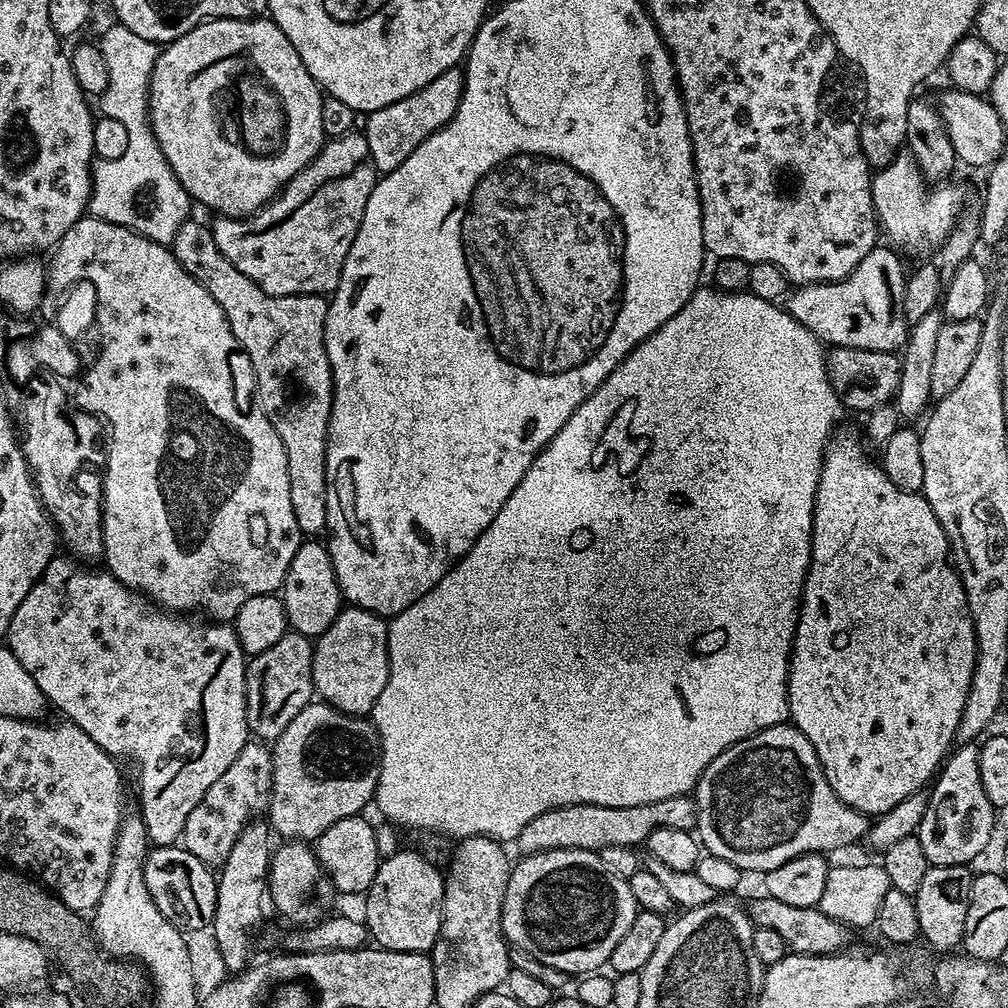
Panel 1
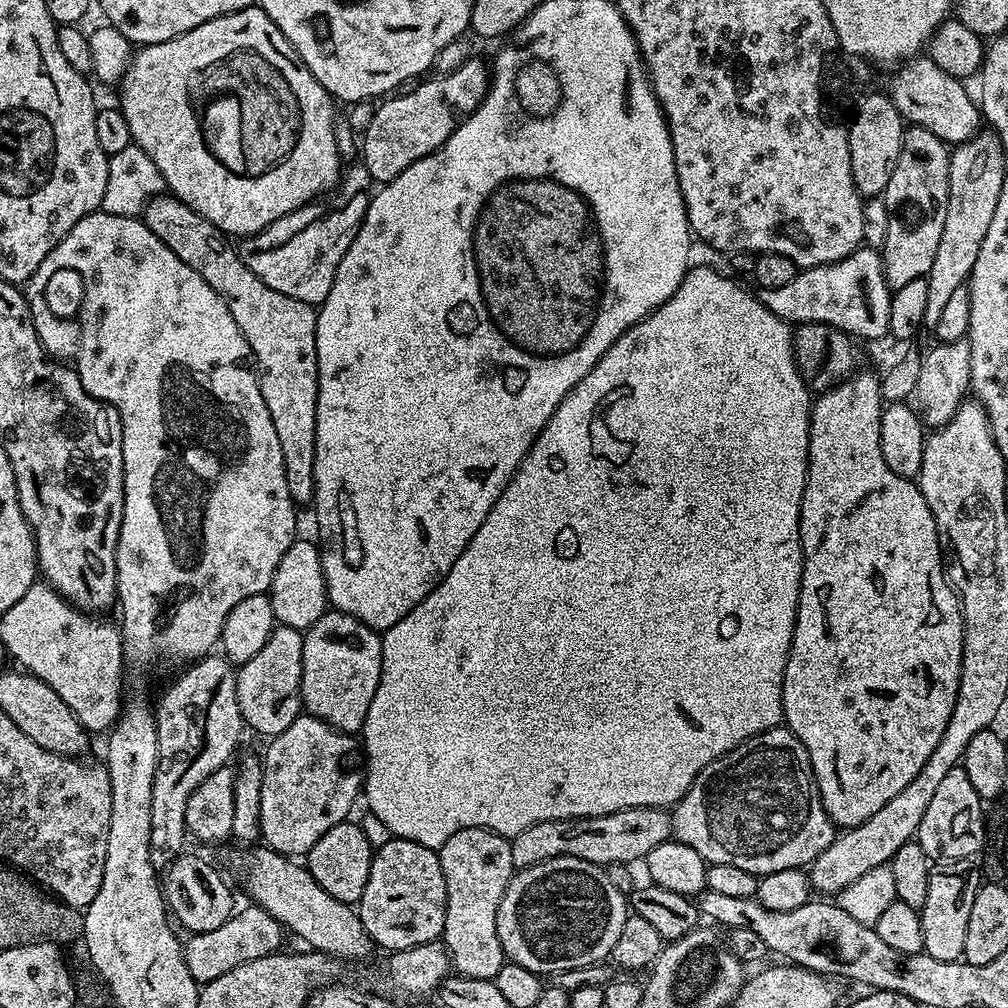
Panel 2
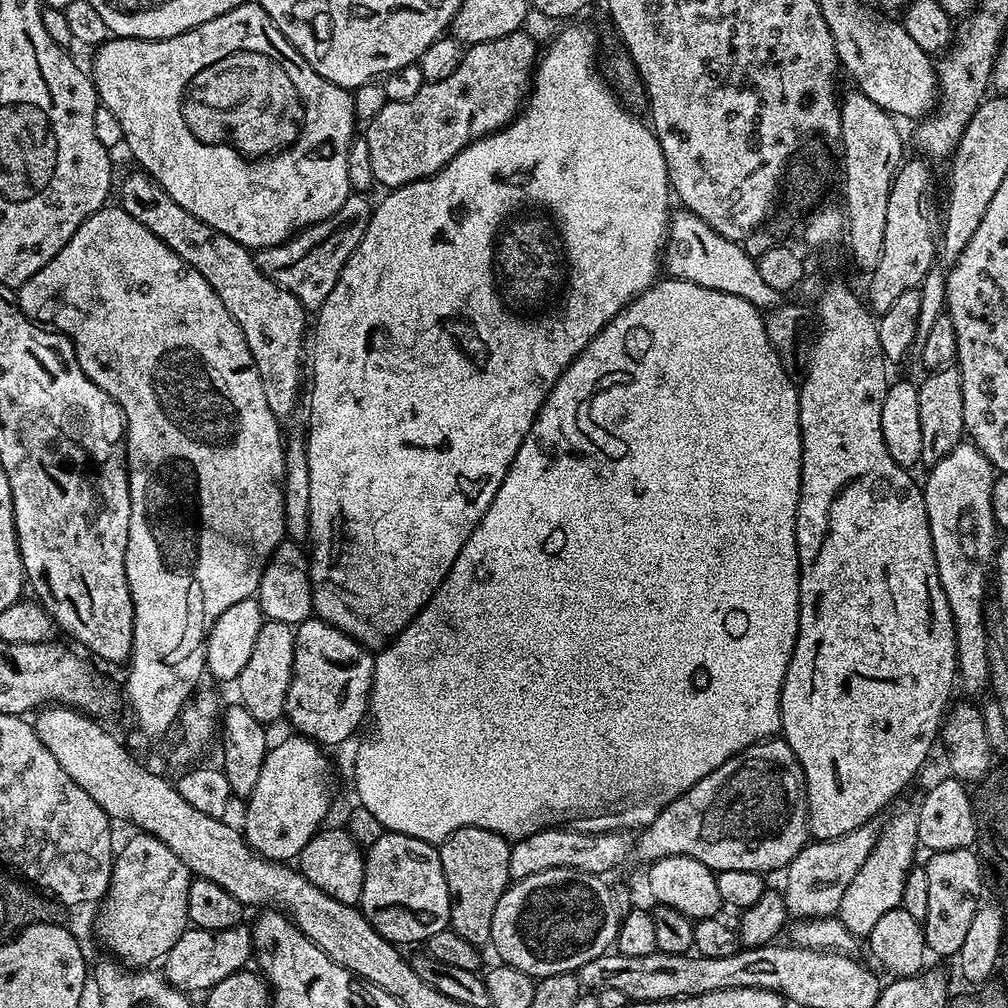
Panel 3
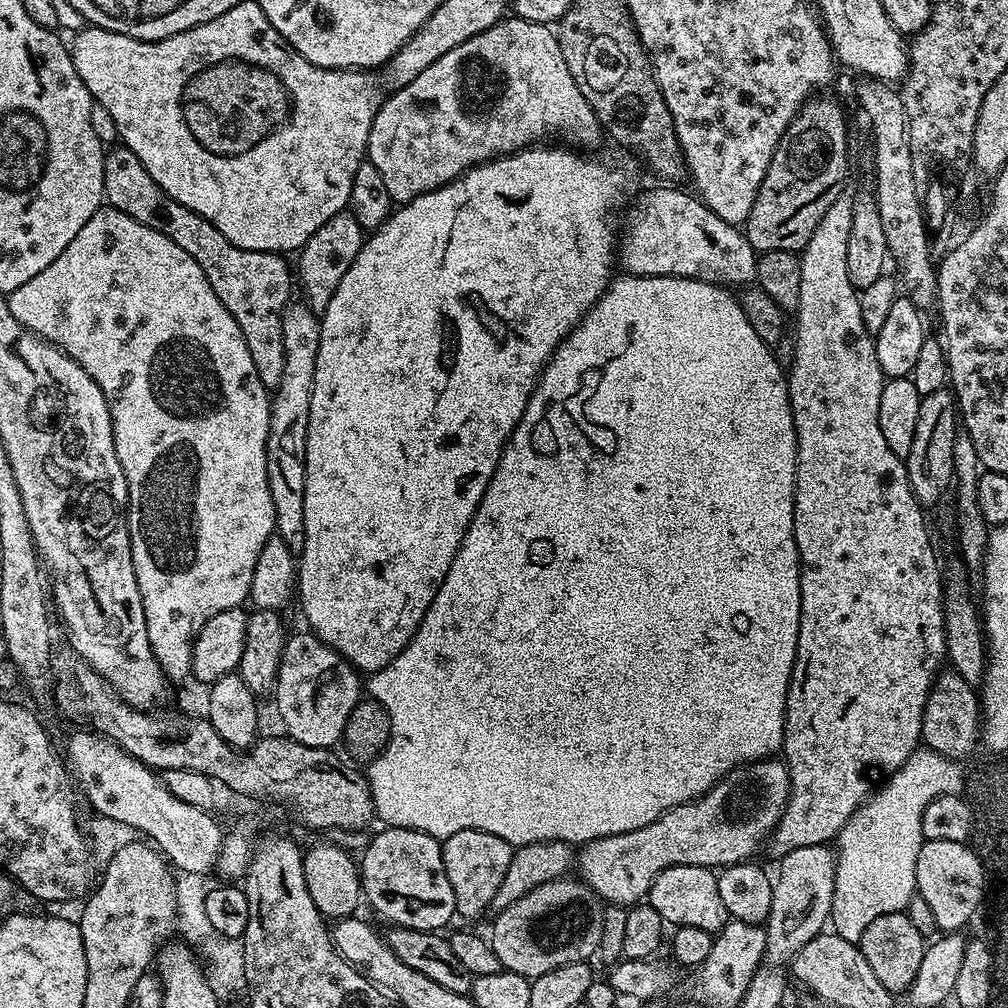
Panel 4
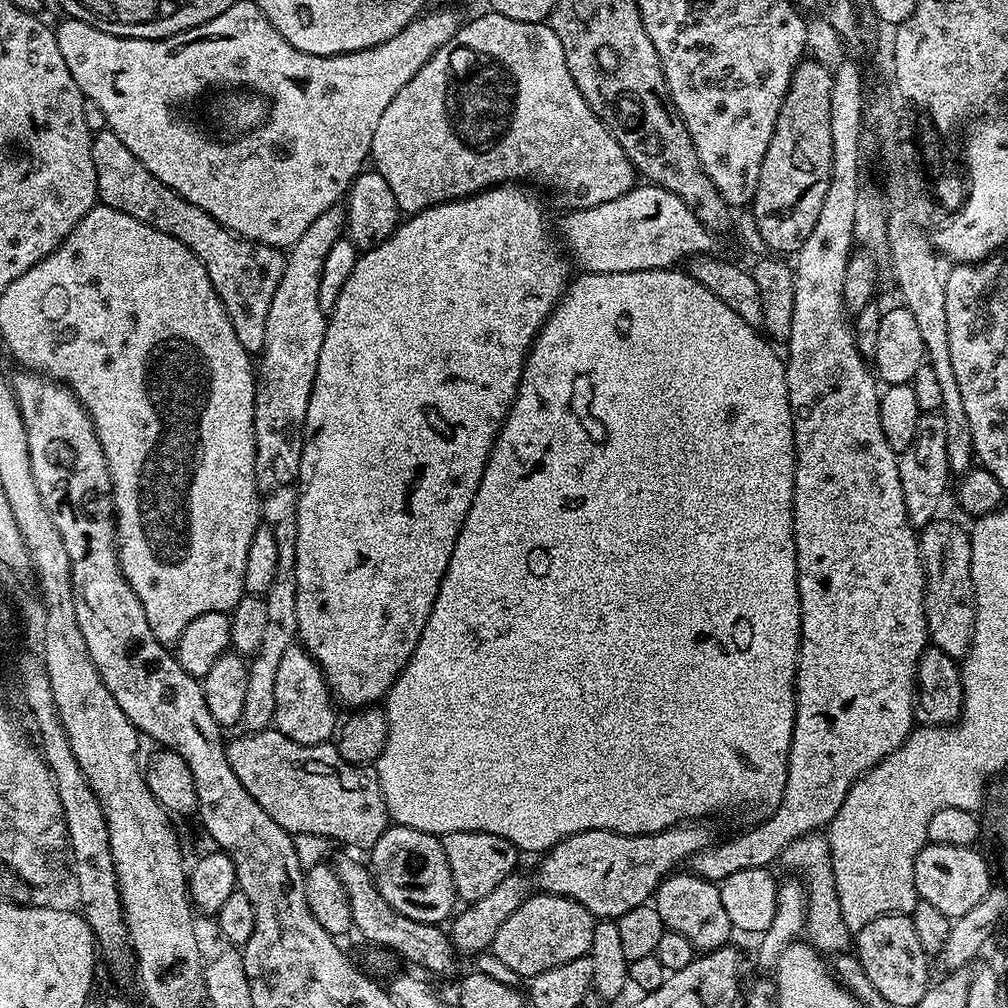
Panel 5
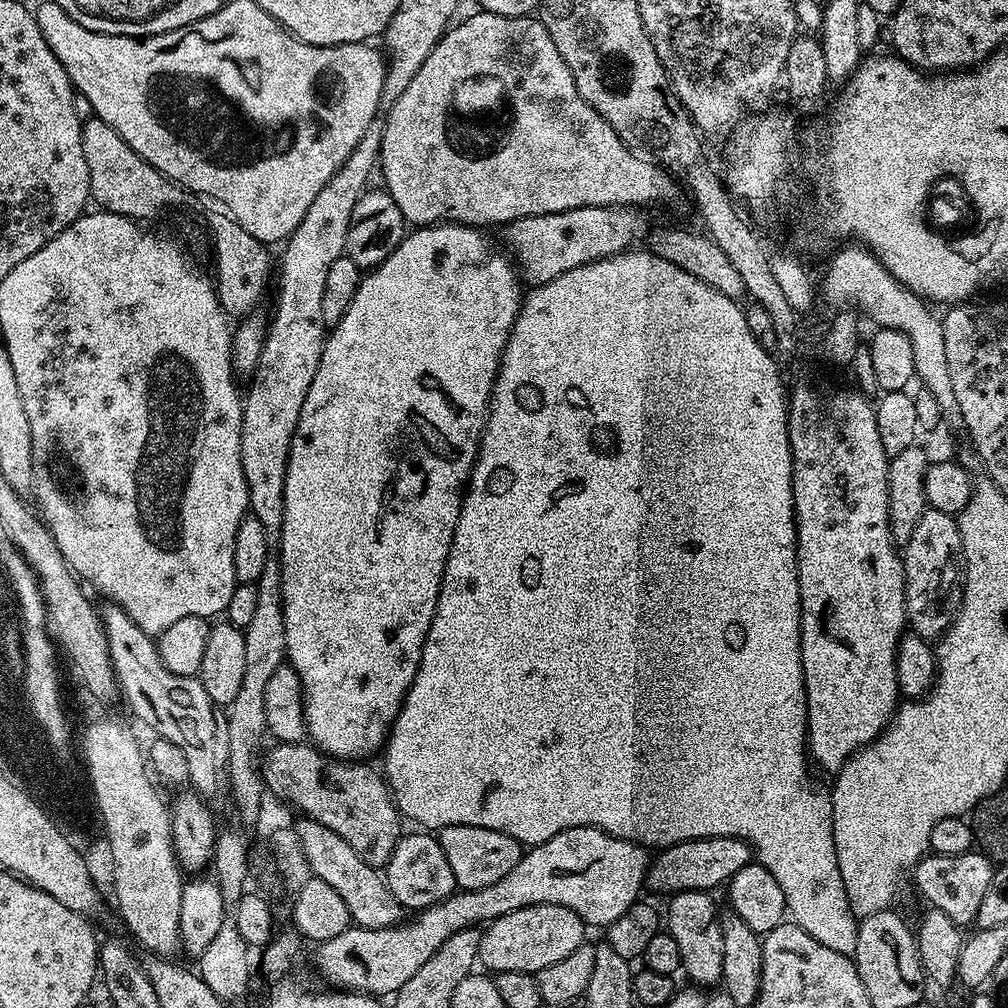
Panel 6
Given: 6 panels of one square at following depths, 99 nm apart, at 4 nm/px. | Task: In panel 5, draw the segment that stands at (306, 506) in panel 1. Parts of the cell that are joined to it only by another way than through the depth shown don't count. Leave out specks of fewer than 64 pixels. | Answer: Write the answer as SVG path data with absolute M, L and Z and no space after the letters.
M111 130L93 135L92 157L99 201L138 218L138 222L154 226L154 230L162 230L162 234L170 234L170 238L178 238L182 246L189 248L198 262L206 266L206 274L210 274L210 282L230 318L230 326L234 326L234 334L238 334L238 342L242 342L250 354L263 353L266 314L270 310L270 302L274 302L274 290L278 290L278 282L282 282L285 253L268 244L245 240L221 226L210 213L186 202L186 198L170 190L170 186L158 182L158 178L142 166L139 158L130 154L122 138Z

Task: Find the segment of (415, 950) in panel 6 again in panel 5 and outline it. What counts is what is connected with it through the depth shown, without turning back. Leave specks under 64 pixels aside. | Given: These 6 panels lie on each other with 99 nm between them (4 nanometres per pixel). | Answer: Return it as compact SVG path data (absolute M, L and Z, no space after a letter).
M685 822L675 824L654 834L641 836L623 836L617 832L606 830L586 830L558 842L553 848L539 857L540 860L540 888L541 893L549 896L565 896L590 910L590 914L601 921L615 921L622 914L634 910L634 906L647 904L653 899L655 890L665 876L673 870L691 861L698 850L707 848L713 843L714 836L704 822Z

